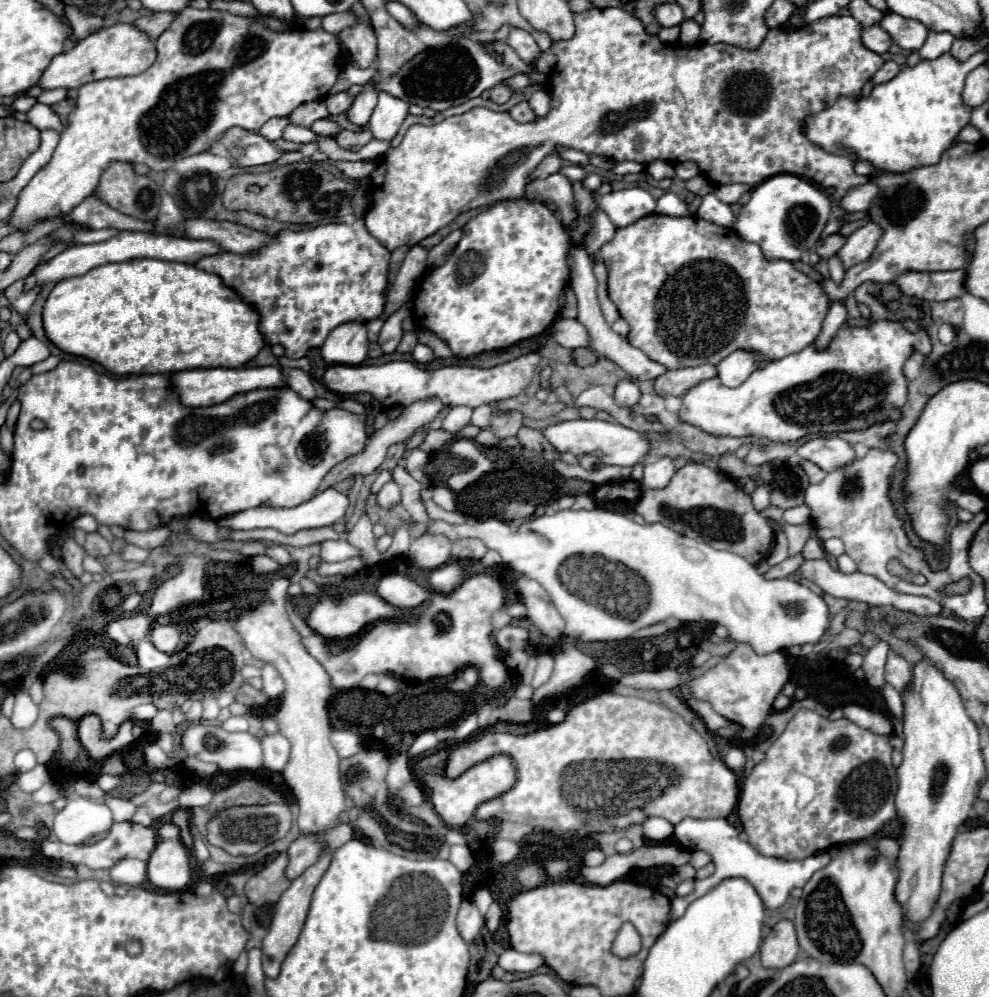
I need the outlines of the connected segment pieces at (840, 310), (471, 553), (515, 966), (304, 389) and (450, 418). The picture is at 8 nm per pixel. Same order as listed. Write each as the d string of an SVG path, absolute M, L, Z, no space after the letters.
M833 300L831 306L829 306L829 312L825 316L825 322L823 322L823 330L815 340L815 346L825 348L829 344L829 340L835 336L837 328L841 324L845 324L845 322L847 322L847 306L845 306L845 302L843 300Z
M459 538L451 544L451 554L457 560L477 562L479 558L483 558L485 552L487 552L487 546L481 540L475 540L475 538Z
M507 948L499 958L499 966L505 972L535 972L539 966L543 966L543 960L541 956L521 954L521 952L515 952L513 948Z
M291 368L291 370L287 372L287 384L289 384L299 396L303 396L303 398L307 398L307 400L313 400L313 398L315 398L315 388L313 388L313 384L311 384L311 380L309 380L309 376L307 376L305 370L301 370L301 368Z
M455 406L449 410L447 418L443 420L443 428L449 430L449 432L455 432L455 430L461 430L463 426L469 424L471 420L471 408L469 406Z

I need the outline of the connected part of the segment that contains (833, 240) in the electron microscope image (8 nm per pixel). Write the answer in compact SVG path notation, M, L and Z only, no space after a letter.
M831 234L831 236L827 236L827 238L823 238L823 240L819 240L819 244L815 246L815 252L821 256L821 258L831 258L831 256L835 256L837 254L837 250L845 244L845 236L841 236L841 234Z

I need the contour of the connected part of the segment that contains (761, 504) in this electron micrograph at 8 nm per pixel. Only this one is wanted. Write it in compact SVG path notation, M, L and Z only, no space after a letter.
M757 486L757 490L753 492L751 498L753 498L753 506L757 510L767 508L769 506L769 490L767 490L767 486Z

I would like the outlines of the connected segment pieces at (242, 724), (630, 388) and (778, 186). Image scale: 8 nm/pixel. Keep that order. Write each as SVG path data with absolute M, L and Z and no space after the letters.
M231 716L227 722L221 724L229 732L247 732L247 720L243 716Z
M621 380L615 388L615 402L623 408L631 408L639 402L641 398L641 392L637 388L637 382L633 380Z
M777 174L777 176L767 178L763 184L755 186L751 190L751 198L749 198L747 204L741 206L731 230L743 240L759 244L761 252L767 260L783 258L783 260L795 262L795 260L801 260L803 252L811 250L817 244L817 240L819 240L829 218L831 218L831 202L827 200L827 194L821 186L817 186L817 184L813 184L805 178L793 176L793 174Z

